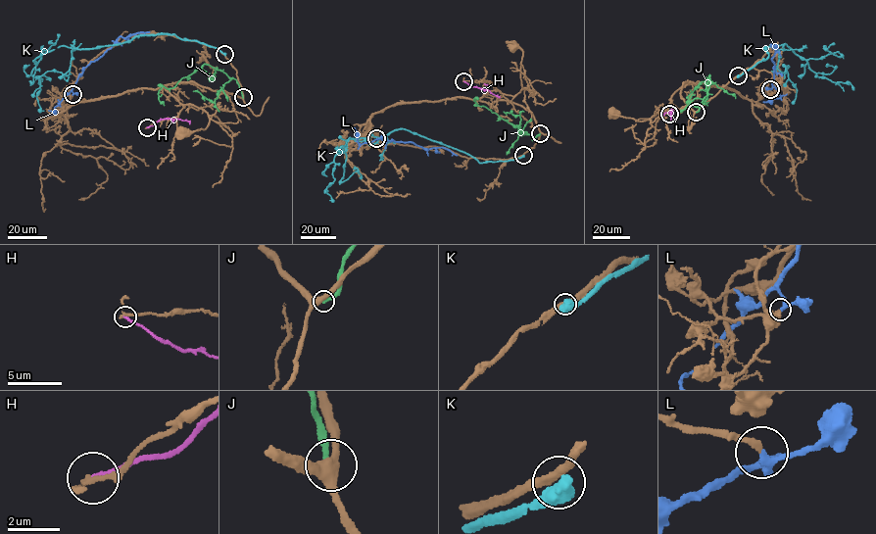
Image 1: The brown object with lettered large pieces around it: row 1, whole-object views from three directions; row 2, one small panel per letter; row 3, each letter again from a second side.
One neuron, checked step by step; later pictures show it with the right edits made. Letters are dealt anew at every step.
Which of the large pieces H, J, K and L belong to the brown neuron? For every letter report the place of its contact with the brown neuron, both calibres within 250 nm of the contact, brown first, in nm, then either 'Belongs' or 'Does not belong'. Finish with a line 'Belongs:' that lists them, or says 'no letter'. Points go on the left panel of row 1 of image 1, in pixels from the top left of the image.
H: Touches brown at (147, 127). Thickness 170 nm (brown) against 200 nm. Does not belong
J: Touches brown at (243, 97). Thickness 400 nm (brown) against 200 nm. Does not belong
K: Touches brown at (224, 54). Thickness 320 nm (brown) against 800 nm. Does not belong
L: Touches brown at (72, 94). Thickness 240 nm (brown) against 220 nm. Does not belong
Belongs: no letter

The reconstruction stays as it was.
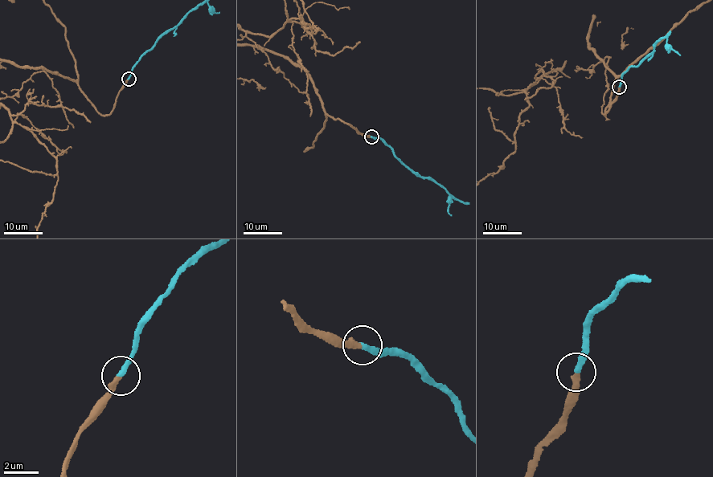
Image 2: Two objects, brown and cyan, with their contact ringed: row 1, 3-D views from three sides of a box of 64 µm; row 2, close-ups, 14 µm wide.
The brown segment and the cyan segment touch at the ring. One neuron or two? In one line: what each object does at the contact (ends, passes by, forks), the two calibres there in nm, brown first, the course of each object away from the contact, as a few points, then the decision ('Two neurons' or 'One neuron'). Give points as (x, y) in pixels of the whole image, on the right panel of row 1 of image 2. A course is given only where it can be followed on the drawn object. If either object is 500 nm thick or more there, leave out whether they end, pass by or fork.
At the ring brown ends. At the ring cyan ends. Thickness 260 nm (brown) against 300 nm. Course of cyan: (619, 87), (620, 76), (631, 67), (637, 67), (662, 38), (665, 38), (667, 42), (680, 55). One neuron

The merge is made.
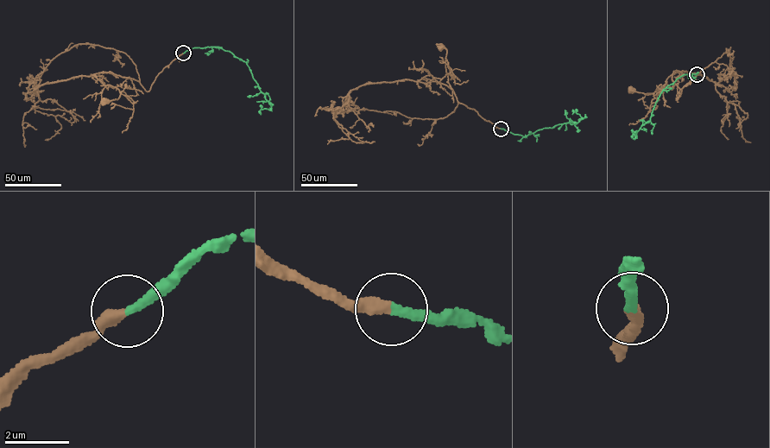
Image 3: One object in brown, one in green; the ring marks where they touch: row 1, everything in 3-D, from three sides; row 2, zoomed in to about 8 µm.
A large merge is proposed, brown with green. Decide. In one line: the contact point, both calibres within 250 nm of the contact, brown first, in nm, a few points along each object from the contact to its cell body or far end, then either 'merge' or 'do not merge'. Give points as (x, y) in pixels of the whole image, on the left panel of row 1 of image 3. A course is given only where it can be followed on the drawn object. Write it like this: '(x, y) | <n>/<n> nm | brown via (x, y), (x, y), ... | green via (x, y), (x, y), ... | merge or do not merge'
(183, 53) | 380/280 nm | brown via (183, 53), (156, 76), (148, 91), (134, 78), (111, 72), (93, 74), (118, 89), (117, 99), (104, 100) | green via (183, 53), (192, 48), (215, 47), (230, 51), (245, 62), (271, 106), (270, 109), (261, 110), (261, 114) | merge

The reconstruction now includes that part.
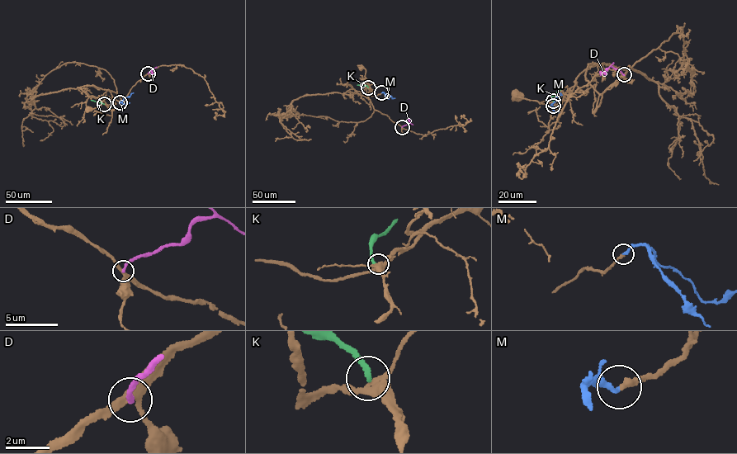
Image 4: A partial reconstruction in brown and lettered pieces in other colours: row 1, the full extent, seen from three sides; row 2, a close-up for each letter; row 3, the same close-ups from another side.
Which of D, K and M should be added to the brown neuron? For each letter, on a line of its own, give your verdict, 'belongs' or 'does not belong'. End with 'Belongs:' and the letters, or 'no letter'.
D: does not belong
K: does not belong
M: belongs
Belongs: M

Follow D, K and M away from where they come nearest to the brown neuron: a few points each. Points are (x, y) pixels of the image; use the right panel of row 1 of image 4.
D: (624, 75), (611, 66), (600, 75)
K: (553, 101), (553, 96), (560, 89)
M: (553, 106), (550, 105), (559, 98), (555, 99), (560, 94), (559, 92)

